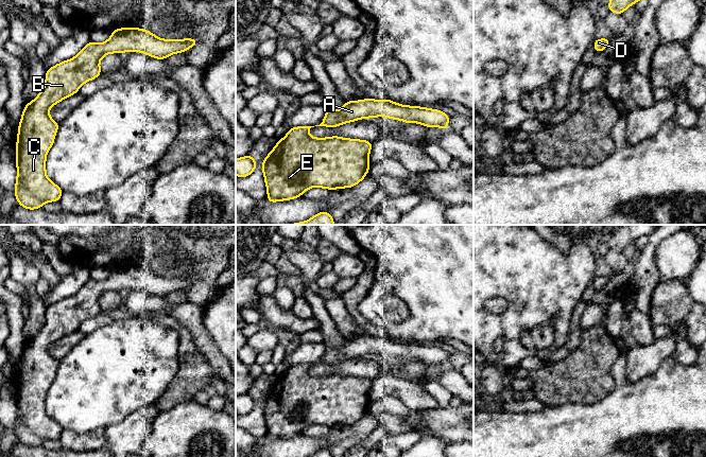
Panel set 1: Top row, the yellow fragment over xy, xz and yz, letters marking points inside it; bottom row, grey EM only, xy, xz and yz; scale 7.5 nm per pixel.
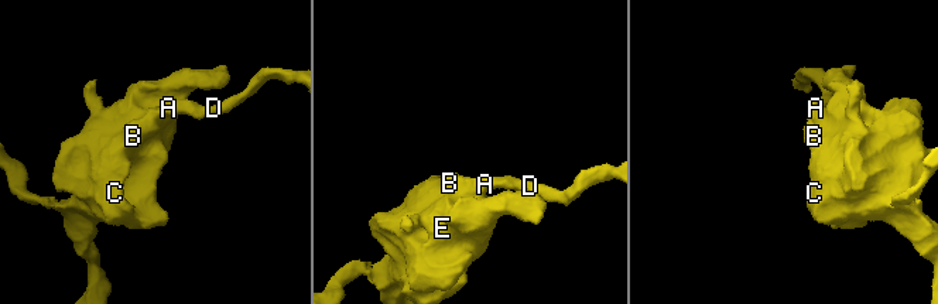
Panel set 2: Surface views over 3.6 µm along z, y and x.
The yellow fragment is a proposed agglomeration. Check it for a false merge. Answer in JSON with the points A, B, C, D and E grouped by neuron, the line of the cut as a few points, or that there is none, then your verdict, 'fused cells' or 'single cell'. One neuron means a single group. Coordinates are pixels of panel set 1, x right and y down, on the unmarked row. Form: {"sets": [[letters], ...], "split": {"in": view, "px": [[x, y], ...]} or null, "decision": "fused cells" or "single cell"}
{"sets": [["A", "B", "C", "D", "E"]], "split": null, "decision": "single cell"}

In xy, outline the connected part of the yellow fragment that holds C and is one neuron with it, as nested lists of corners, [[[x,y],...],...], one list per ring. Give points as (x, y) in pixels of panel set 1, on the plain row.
[[[119,265],[113,268],[108,278],[103,281],[89,279],[81,289],[69,298],[65,298],[51,304],[46,311],[46,322],[40,331],[31,340],[25,341],[20,362],[18,364],[18,376],[16,382],[17,419],[15,422],[15,434],[20,443],[28,447],[42,445],[45,440],[59,439],[64,428],[53,421],[46,412],[46,394],[52,385],[55,371],[59,362],[49,353],[51,344],[64,336],[76,331],[80,324],[102,312],[100,297],[108,291],[121,291],[137,288],[148,292],[157,297],[165,297],[171,292],[187,288],[199,279],[194,276],[188,277],[161,277],[150,268],[137,265]]]

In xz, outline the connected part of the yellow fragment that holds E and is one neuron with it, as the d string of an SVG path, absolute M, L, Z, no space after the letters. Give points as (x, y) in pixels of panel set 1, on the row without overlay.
M314 364L290 366L285 375L279 377L272 389L263 397L262 408L268 426L268 439L290 438L303 434L303 430L313 424L329 427L352 425L366 414L371 402L368 391L373 380L366 377L346 376L338 373L330 375L311 375L309 368Z

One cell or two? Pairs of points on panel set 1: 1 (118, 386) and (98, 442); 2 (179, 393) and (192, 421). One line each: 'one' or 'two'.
1: two
2: two

